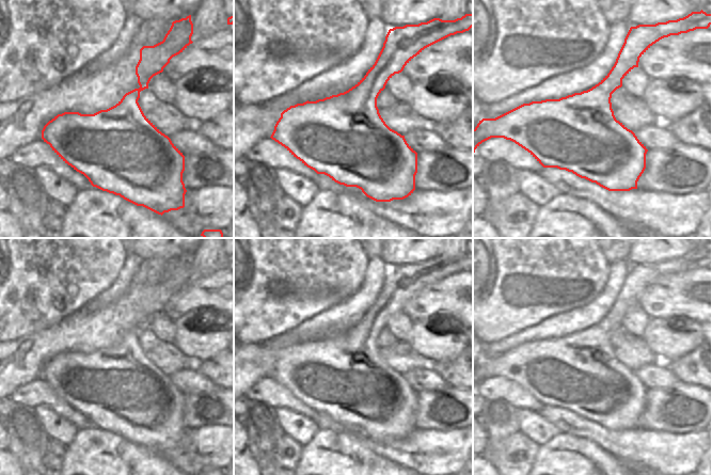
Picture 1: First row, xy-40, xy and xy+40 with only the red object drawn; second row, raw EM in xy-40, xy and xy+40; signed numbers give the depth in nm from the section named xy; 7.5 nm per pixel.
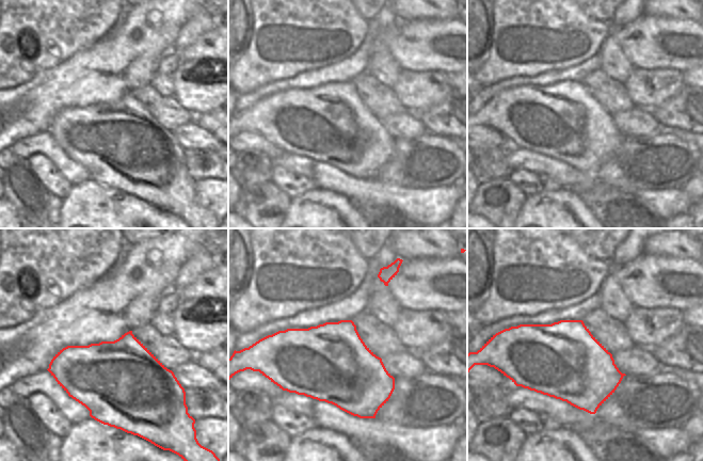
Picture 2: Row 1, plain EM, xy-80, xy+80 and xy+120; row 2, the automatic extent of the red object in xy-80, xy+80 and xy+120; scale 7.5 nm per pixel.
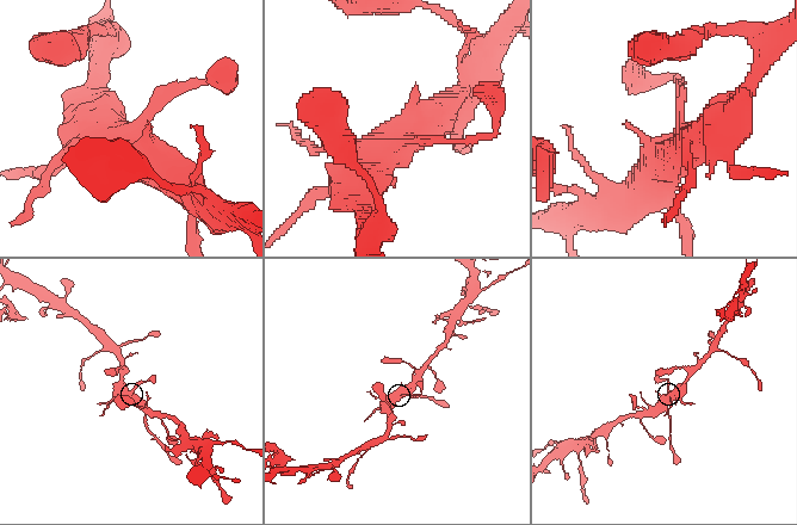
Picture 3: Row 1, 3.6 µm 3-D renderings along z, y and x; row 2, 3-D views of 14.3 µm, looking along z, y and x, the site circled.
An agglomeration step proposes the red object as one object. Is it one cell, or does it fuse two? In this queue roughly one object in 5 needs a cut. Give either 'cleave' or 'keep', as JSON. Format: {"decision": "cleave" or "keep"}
{"decision": "keep"}

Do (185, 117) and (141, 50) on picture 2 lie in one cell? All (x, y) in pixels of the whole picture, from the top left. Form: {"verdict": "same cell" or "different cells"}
{"verdict": "different cells"}

